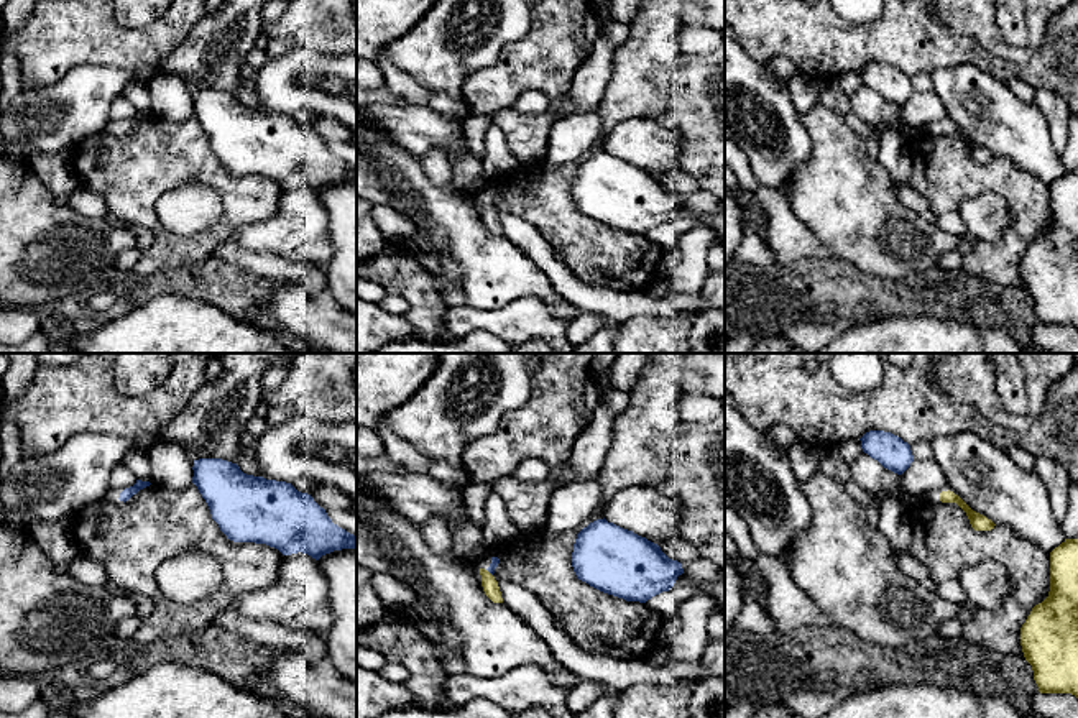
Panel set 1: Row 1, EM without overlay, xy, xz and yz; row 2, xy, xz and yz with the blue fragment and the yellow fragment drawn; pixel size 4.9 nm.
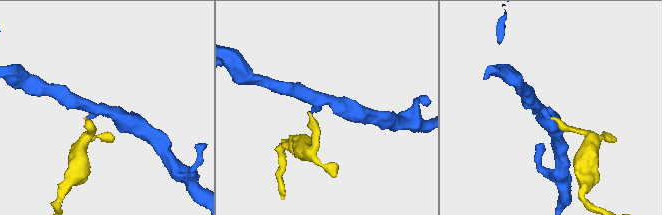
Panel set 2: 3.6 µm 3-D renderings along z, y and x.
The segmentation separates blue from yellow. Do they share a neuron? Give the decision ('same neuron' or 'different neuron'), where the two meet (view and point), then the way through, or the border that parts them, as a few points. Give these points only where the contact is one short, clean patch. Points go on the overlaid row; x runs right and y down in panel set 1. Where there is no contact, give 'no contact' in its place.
same neuron; contact xz (488, 570); way xz (495, 561), (488, 570), (490, 585)

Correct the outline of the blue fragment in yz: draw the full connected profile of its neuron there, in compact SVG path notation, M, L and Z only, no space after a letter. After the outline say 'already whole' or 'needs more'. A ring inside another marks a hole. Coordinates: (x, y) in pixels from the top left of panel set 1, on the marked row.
M869 430L859 440L864 453L897 475L902 475L914 462L910 445L891 432Z; already whole

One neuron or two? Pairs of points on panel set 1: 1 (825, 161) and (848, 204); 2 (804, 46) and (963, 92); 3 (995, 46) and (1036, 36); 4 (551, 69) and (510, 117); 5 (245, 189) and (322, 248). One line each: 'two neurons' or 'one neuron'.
1: one neuron
2: two neurons
3: one neuron
4: two neurons
5: two neurons

